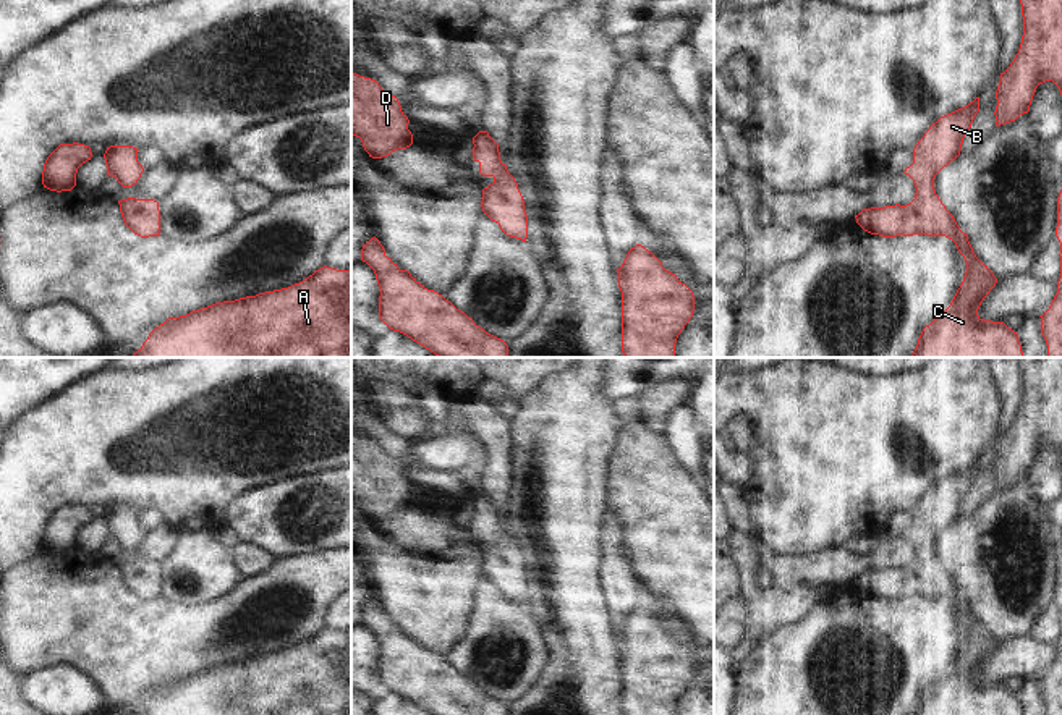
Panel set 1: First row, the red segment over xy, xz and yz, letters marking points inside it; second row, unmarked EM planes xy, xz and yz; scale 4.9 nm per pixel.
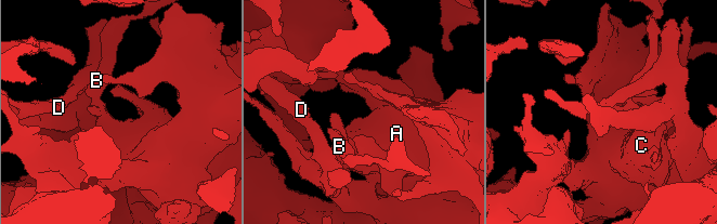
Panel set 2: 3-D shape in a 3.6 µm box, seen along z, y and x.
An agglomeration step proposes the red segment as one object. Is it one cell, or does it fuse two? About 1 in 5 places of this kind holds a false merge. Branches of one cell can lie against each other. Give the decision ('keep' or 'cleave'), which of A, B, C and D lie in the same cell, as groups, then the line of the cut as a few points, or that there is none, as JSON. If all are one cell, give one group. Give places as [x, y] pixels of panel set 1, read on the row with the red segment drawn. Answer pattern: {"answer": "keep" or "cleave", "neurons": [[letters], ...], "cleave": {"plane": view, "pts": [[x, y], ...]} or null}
{"answer": "keep", "neurons": [["A", "B", "C", "D"]], "cleave": null}

